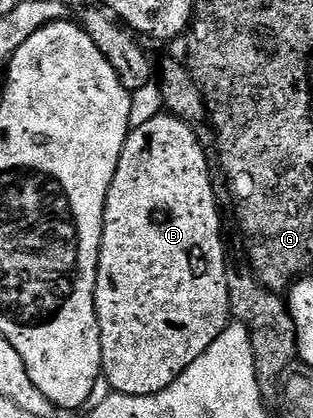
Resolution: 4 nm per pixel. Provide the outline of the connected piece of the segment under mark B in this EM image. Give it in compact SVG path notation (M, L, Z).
M162 112L153 120L148 120L147 124L130 129L119 156L119 164L115 168L115 176L111 180L111 188L107 192L105 227L97 265L97 287L93 293L101 333L101 368L104 381L109 381L110 391L127 396L151 396L163 392L179 375L187 372L187 368L191 368L191 364L195 364L195 360L199 360L199 356L203 356L203 352L207 352L207 348L211 348L211 344L215 344L218 336L229 327L229 285L225 275L227 253L221 243L221 218L217 213L219 207L213 195L213 182L209 179L209 158L189 125L168 112Z

